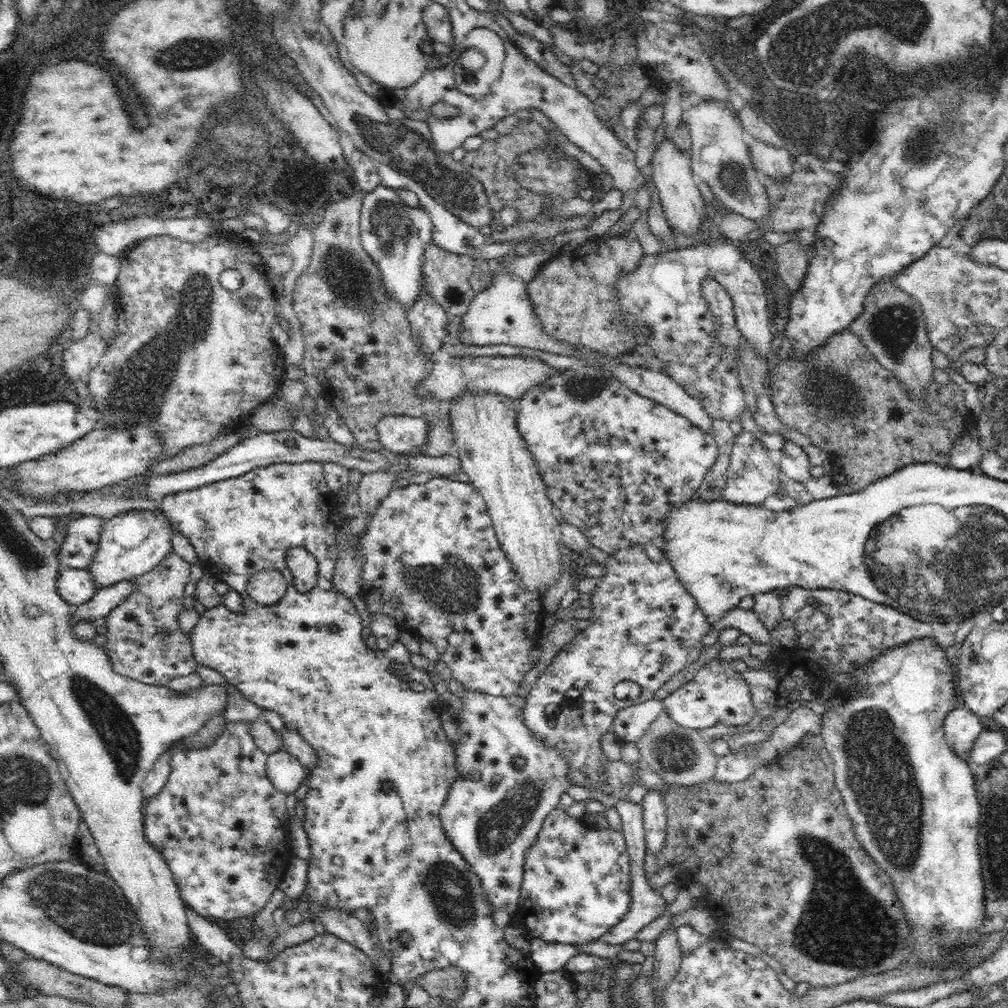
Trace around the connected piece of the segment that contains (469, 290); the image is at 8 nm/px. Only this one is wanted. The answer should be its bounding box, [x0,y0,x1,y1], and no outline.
[422,240,477,318]

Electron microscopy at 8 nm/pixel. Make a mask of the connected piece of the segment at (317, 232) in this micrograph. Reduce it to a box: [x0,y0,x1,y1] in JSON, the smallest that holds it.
[293,189,441,450]

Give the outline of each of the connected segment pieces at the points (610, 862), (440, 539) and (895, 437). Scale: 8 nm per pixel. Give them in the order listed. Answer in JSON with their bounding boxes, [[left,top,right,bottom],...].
[[515,808,630,945],[359,477,544,695],[770,329,972,494]]

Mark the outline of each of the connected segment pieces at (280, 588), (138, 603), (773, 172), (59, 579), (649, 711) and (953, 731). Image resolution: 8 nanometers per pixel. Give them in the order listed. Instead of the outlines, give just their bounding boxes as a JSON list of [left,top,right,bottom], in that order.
[[246,568,287,605],[102,552,199,687],[748,137,792,177],[56,567,95,606],[611,699,663,745],[943,707,987,762]]

